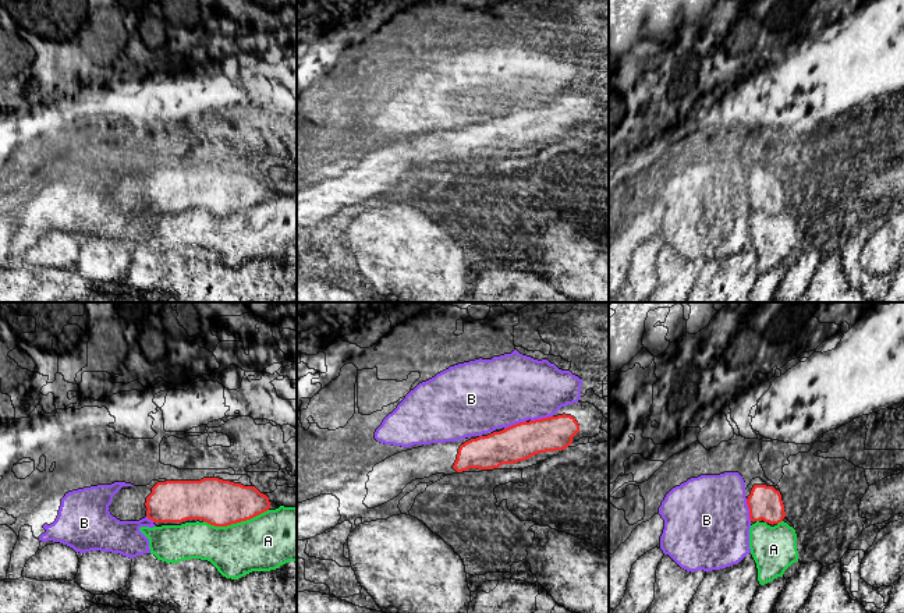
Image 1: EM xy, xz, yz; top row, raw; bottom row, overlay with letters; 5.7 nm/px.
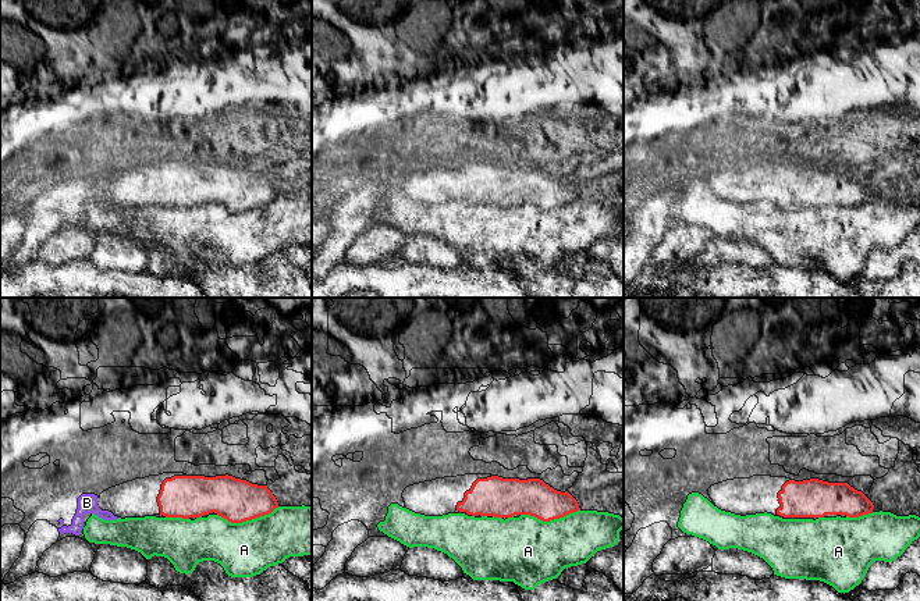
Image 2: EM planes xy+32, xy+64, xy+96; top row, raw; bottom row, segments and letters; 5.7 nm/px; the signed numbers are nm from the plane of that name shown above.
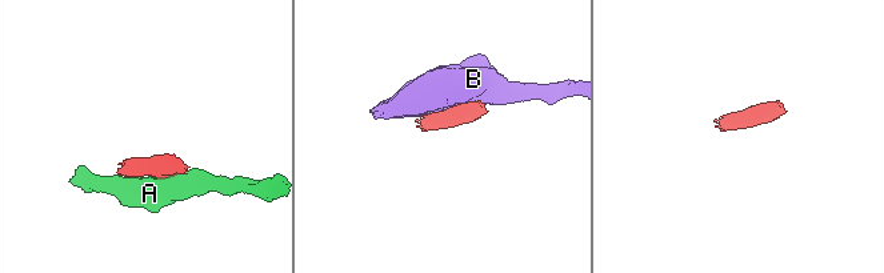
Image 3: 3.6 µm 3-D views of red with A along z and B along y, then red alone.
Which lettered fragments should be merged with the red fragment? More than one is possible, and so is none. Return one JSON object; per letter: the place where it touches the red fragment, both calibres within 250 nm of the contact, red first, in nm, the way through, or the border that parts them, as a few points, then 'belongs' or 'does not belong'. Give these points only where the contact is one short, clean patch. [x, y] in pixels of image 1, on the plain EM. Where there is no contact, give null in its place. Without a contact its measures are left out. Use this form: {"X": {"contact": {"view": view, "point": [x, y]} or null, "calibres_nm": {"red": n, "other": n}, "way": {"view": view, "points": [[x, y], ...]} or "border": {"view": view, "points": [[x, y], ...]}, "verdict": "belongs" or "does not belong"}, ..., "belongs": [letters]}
{"A": {"contact": {"view": "xy", "point": [236, 211]}, "calibres_nm": {"red": 260, "other": 320}, "verdict": "does not belong"}, "B": {"contact": {"view": "xz", "point": [542, 106]}, "calibres_nm": {"red": 220, "other": 400}, "verdict": "does not belong"}, "belongs": []}

